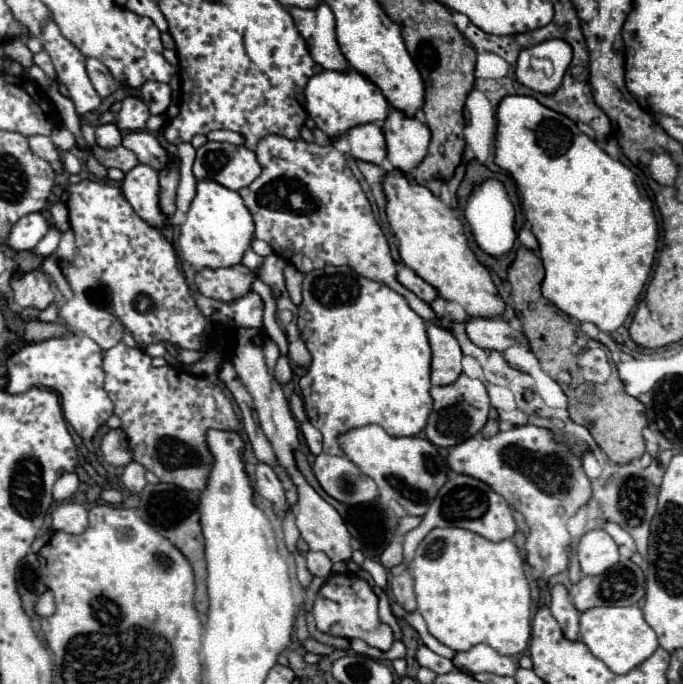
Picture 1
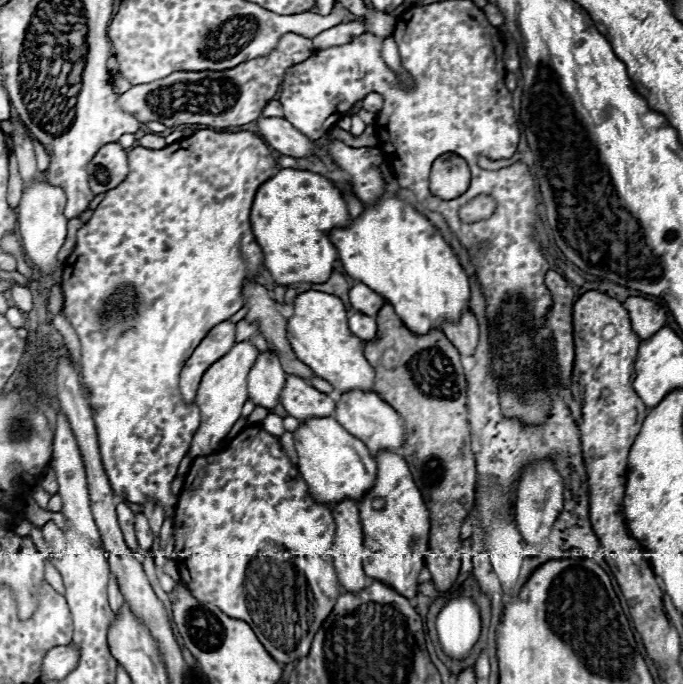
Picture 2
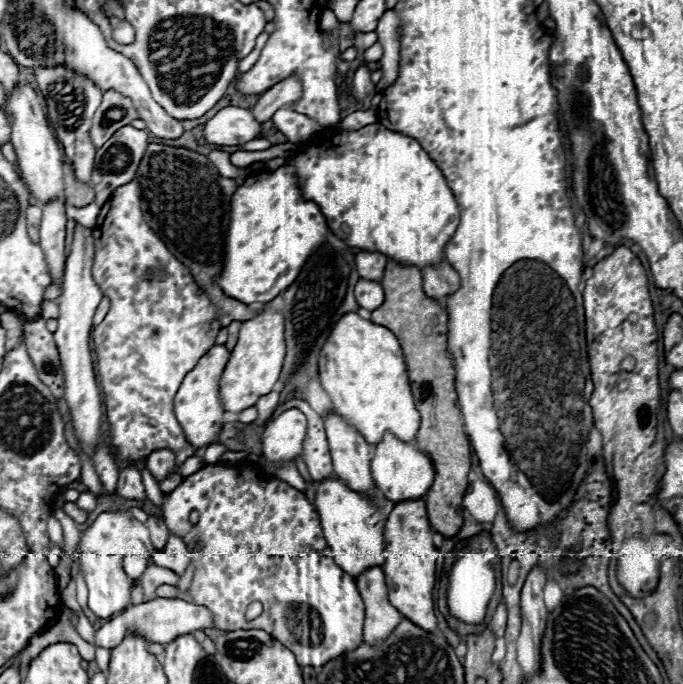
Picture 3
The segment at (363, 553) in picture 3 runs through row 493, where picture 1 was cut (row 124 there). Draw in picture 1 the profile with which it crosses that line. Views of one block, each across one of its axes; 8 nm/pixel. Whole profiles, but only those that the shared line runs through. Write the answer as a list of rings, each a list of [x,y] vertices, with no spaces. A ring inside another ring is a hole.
[[[354,68],[336,72],[336,70],[322,70],[314,74],[304,90],[306,96],[306,110],[316,122],[316,126],[326,136],[342,136],[352,124],[366,124],[366,122],[382,122],[388,114],[388,102],[382,90],[370,82],[366,76],[356,72]]]

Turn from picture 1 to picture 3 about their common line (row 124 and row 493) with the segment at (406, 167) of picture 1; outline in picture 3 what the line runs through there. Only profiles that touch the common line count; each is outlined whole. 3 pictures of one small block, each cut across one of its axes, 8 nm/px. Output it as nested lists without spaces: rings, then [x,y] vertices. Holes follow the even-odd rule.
[[[386,434],[382,442],[374,448],[372,478],[376,482],[376,488],[384,494],[384,498],[398,504],[398,502],[422,498],[432,486],[434,468],[432,462],[412,442],[400,442],[394,434]]]

